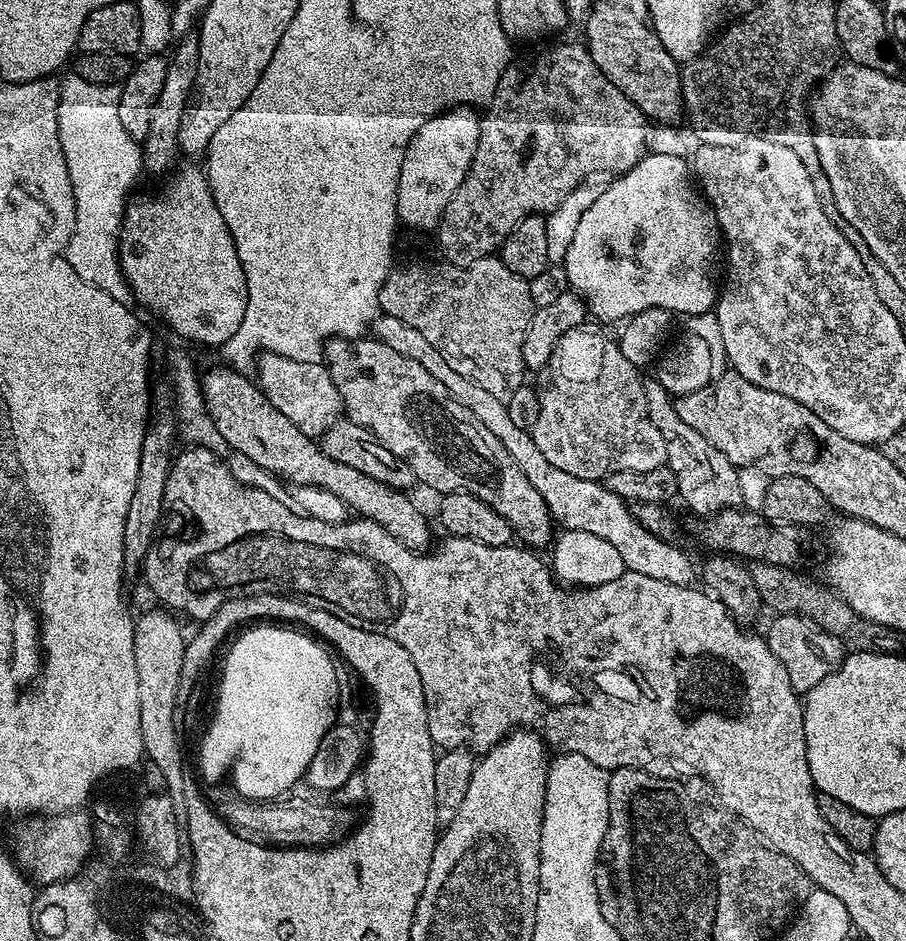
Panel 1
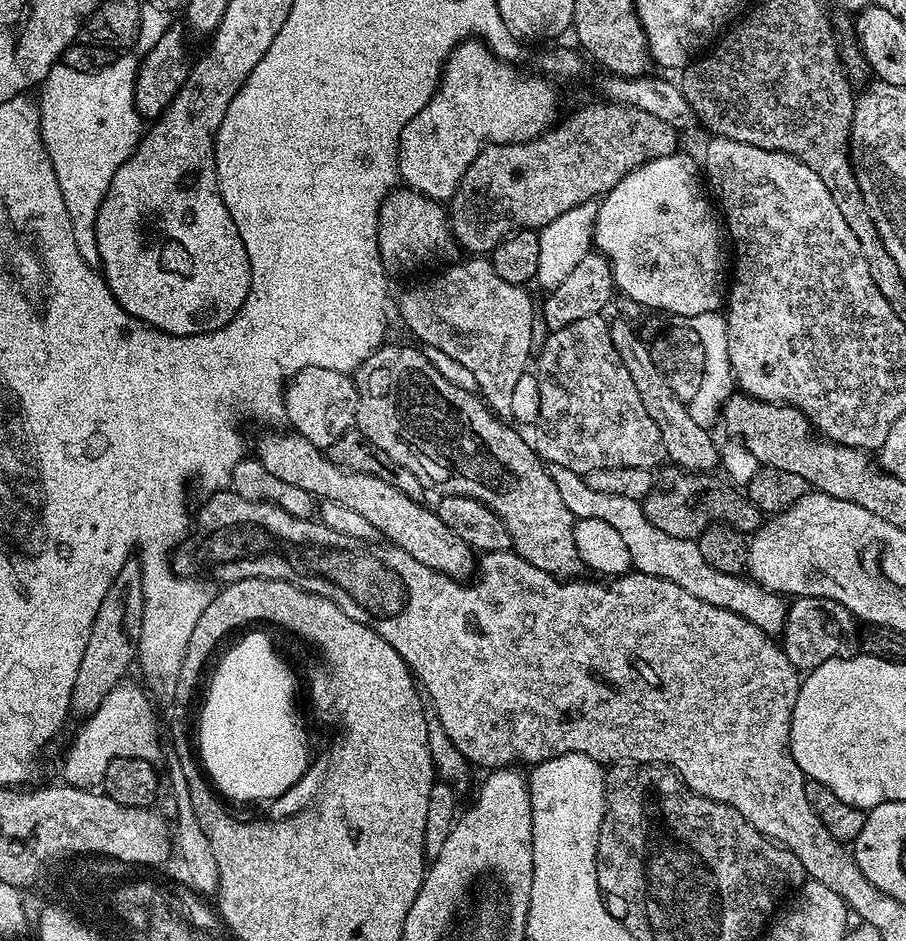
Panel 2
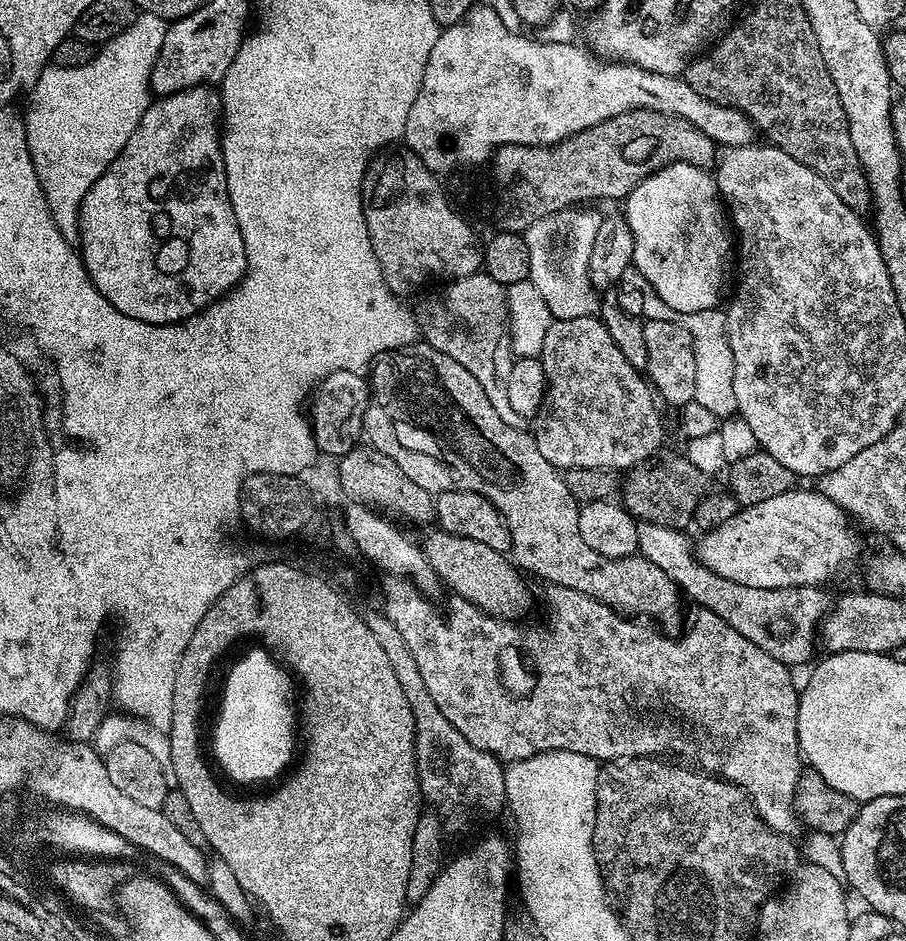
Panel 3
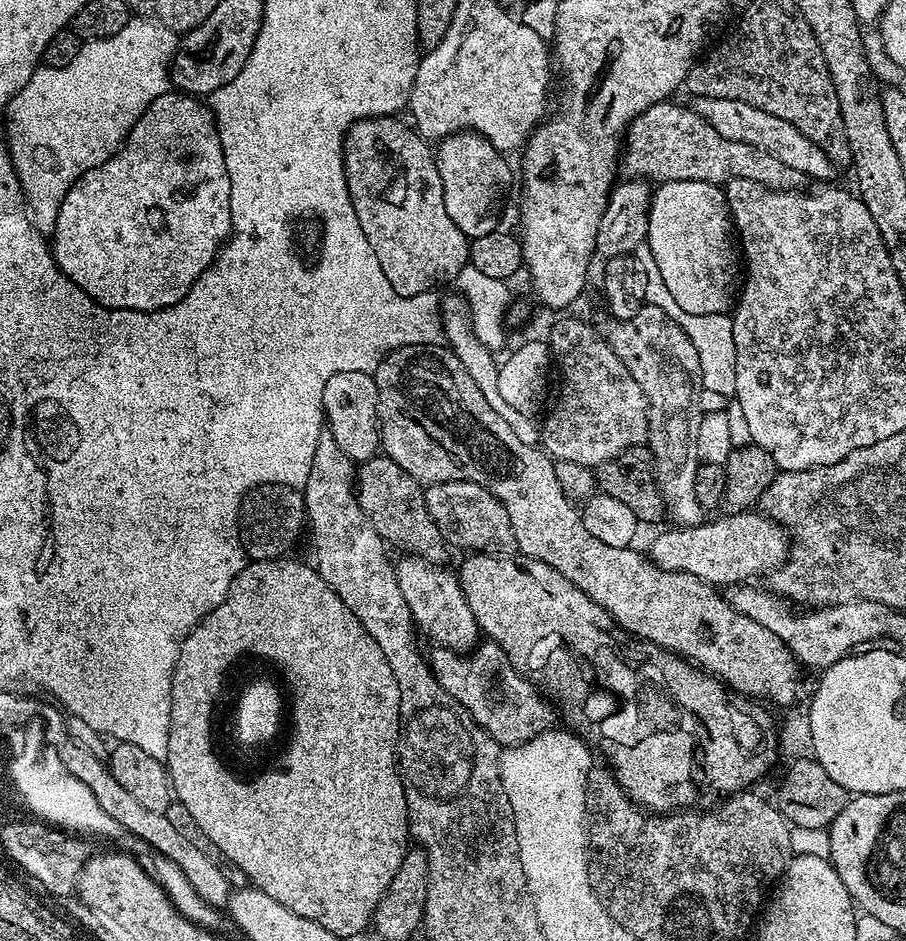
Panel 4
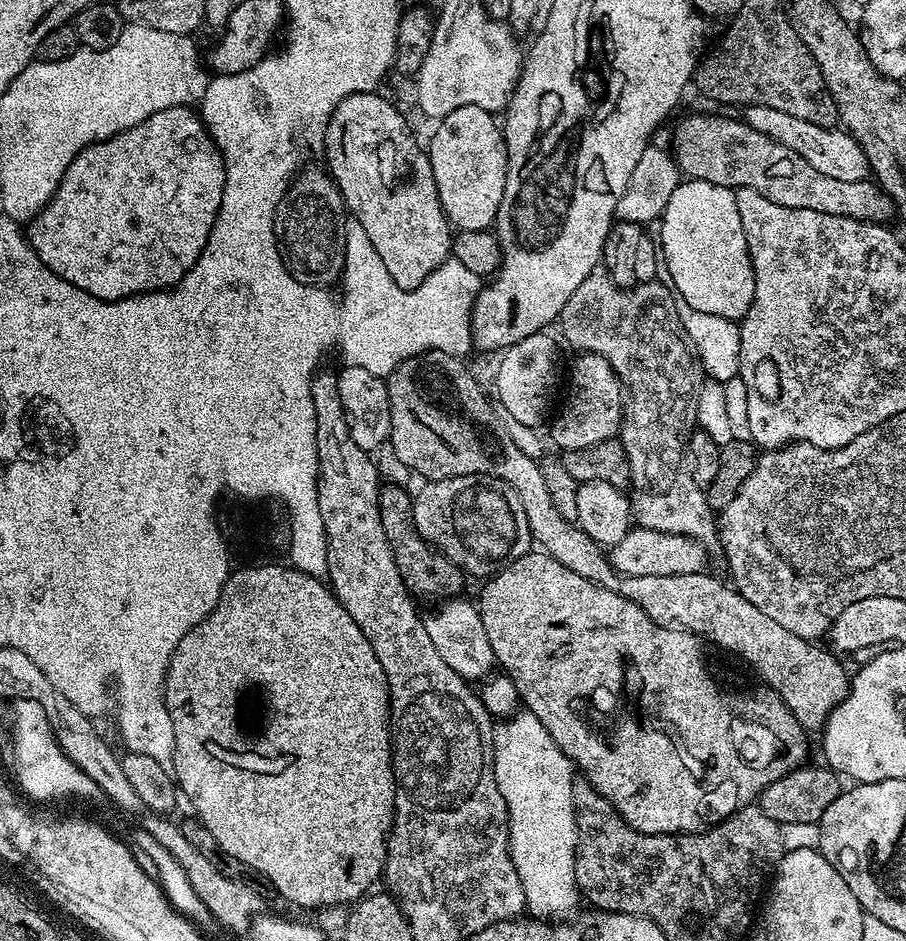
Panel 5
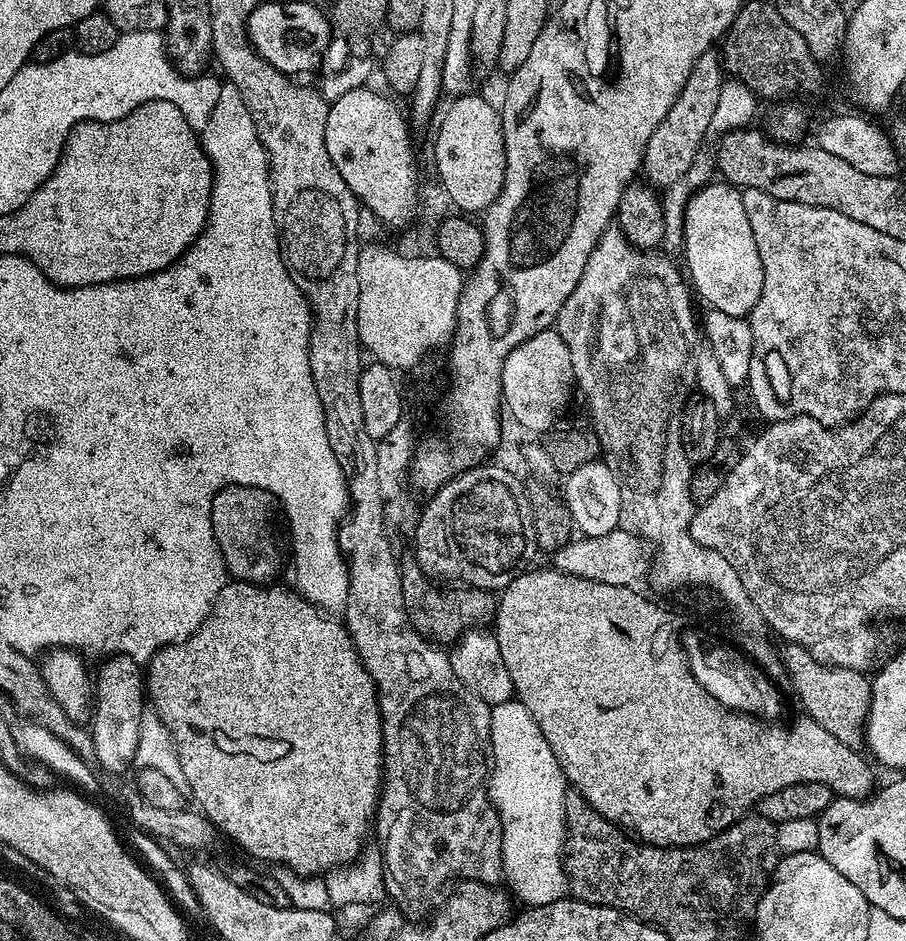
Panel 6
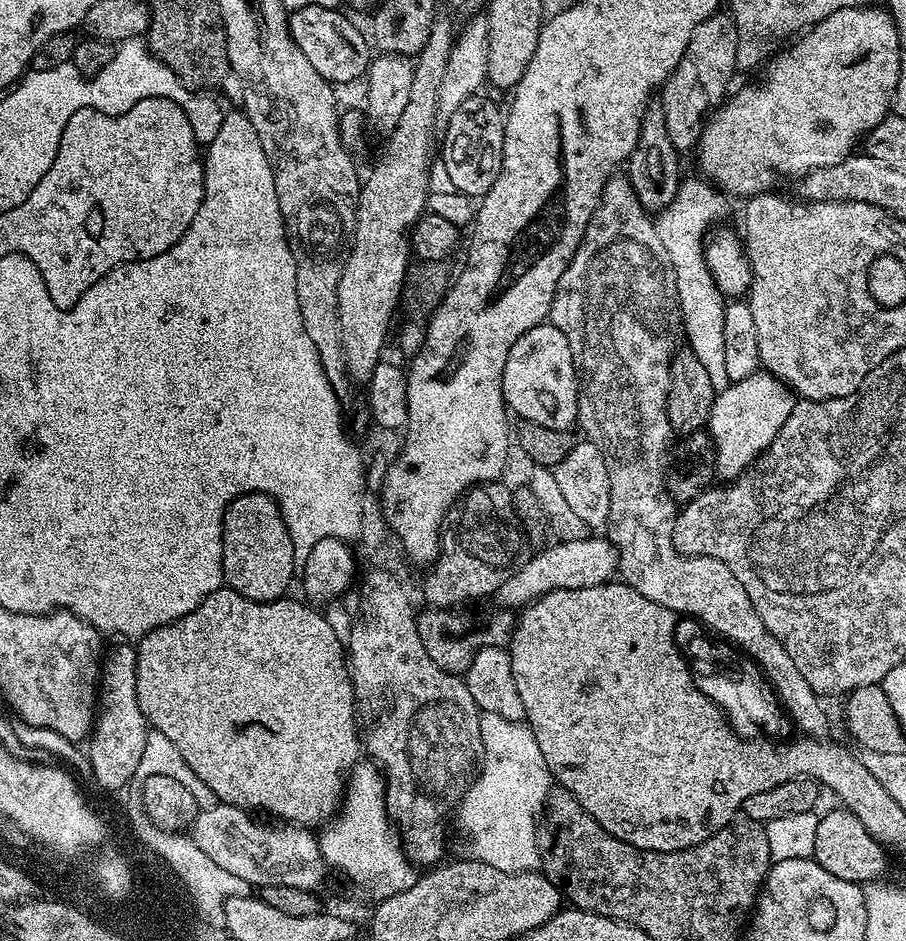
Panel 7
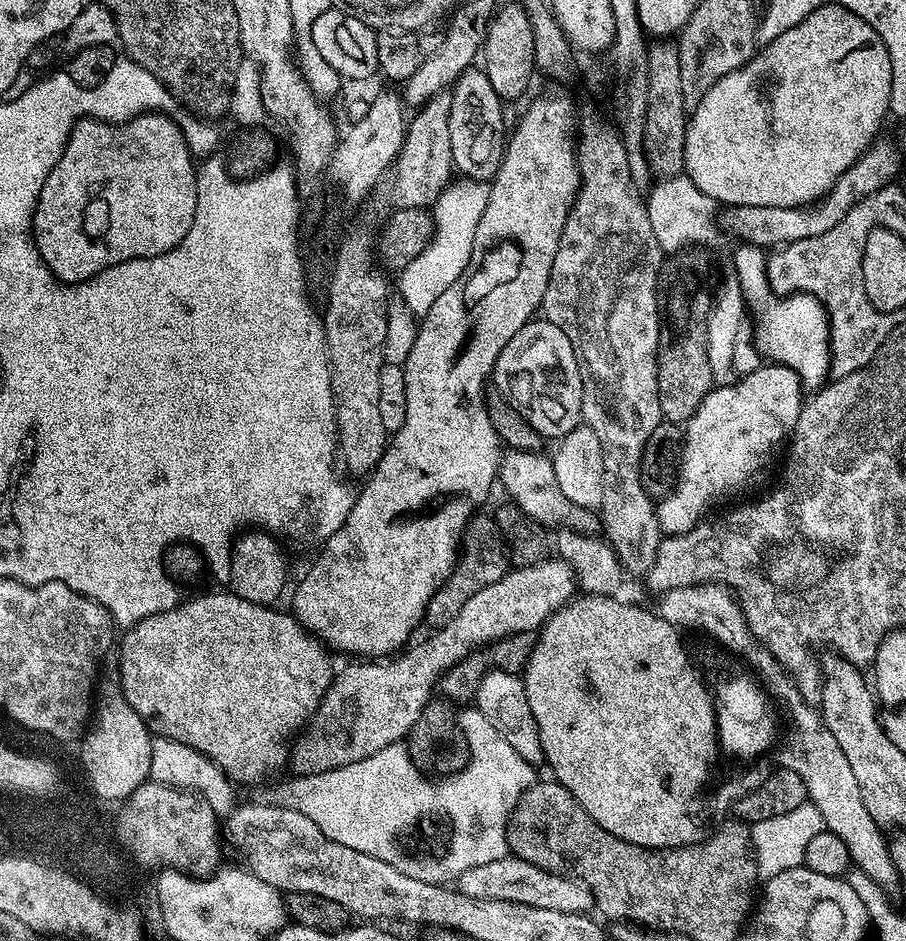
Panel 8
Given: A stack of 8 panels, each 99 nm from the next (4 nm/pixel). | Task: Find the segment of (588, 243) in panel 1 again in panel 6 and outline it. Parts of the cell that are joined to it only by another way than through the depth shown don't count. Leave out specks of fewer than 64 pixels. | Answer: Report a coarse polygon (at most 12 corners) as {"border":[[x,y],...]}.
{"border":[[743,191],[685,206],[683,267],[709,309],[748,318],[762,258]]}

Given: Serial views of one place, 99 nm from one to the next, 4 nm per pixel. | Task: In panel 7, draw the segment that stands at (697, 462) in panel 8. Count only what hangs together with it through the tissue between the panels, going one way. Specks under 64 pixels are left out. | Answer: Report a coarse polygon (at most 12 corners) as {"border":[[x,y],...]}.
{"border":[[757,370],[717,391],[716,476],[751,468],[790,418],[792,389]]}

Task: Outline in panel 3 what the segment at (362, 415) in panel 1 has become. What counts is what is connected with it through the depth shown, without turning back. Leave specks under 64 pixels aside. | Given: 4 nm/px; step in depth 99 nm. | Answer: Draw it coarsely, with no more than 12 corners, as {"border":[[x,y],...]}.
{"border":[[376,357],[367,443],[422,490],[485,496],[521,573],[681,627],[645,556],[606,558],[531,431],[462,362]]}

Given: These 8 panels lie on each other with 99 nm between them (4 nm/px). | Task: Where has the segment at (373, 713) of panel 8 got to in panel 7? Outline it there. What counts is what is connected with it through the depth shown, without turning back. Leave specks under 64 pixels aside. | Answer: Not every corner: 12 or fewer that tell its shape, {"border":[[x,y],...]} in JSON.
{"border":[[603,535],[533,551],[494,594],[523,610],[554,590],[607,584],[616,548]]}

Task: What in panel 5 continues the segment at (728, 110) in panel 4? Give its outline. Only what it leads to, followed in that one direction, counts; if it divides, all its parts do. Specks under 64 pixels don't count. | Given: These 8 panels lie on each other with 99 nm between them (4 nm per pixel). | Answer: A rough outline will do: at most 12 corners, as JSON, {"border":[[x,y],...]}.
{"border":[[747,105],[745,124],[802,154],[814,170],[858,182],[870,176],[862,146],[770,106]]}

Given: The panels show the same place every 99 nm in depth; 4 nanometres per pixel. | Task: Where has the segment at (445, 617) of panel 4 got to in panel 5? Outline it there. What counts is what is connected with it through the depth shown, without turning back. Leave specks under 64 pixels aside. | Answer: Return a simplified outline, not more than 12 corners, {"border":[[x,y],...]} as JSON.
{"border":[[465,598],[423,613],[442,662],[463,680],[497,667],[480,609]]}

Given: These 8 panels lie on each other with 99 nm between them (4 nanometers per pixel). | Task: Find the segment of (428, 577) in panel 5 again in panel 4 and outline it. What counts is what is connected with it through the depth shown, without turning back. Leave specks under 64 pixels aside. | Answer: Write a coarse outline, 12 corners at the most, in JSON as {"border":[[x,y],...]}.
{"border":[[377,454],[359,465],[356,497],[397,553],[447,565],[450,545],[424,488]]}

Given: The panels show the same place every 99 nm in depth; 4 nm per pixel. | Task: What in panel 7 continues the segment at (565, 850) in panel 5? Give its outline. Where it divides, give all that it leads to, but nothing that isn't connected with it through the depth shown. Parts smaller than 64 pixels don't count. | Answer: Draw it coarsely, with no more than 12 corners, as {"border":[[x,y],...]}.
{"border":[[481,712],[458,805],[467,855],[542,864],[552,771],[527,723]]}

